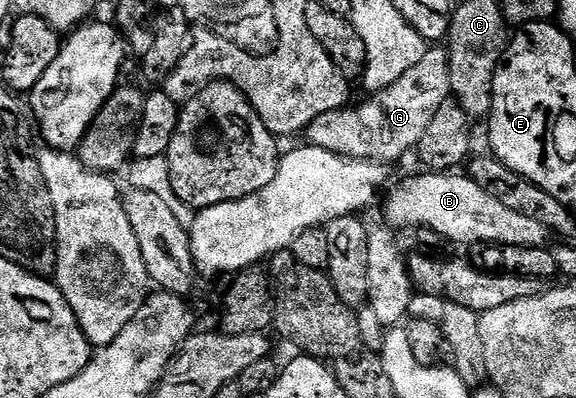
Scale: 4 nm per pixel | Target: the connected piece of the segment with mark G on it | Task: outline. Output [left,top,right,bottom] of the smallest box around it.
[306,48,452,164]

